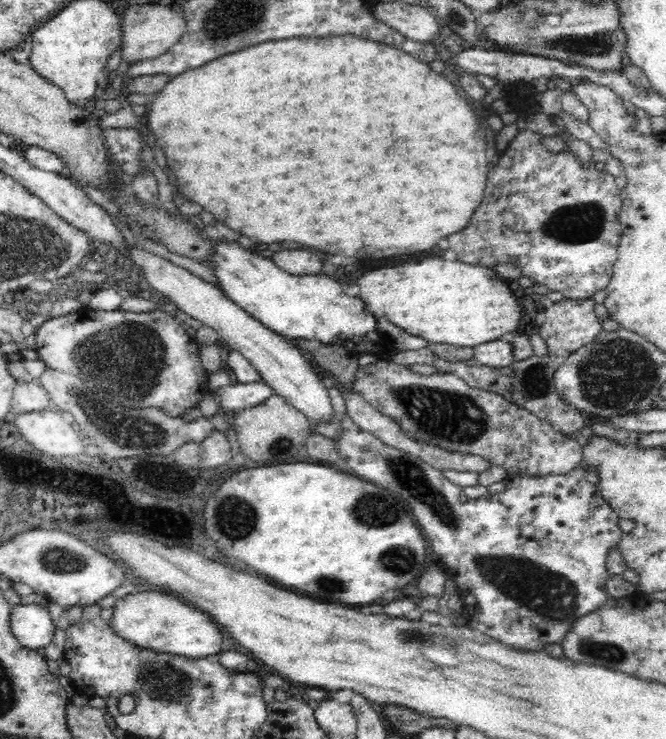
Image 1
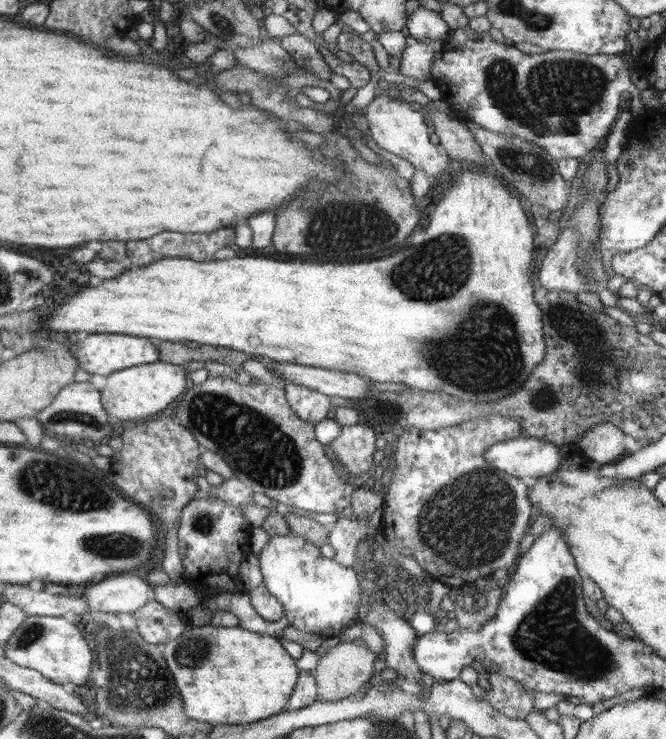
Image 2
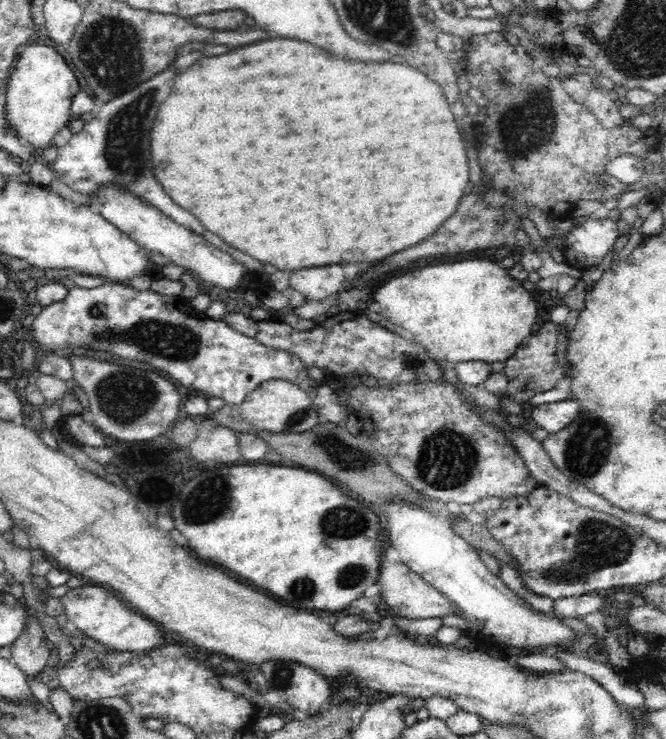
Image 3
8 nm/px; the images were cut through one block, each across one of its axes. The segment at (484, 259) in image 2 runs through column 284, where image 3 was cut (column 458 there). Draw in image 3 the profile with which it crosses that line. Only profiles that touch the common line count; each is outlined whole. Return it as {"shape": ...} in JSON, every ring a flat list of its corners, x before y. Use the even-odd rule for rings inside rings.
{"shape":[[462,260,462,262,450,262,450,264,438,264,438,266,424,266,422,270,414,270,410,274,404,274,404,276,398,276,398,278,392,278,388,280,384,286,380,286,376,292,374,292,373,301,380,305,381,315,386,317,390,322,397,324,404,328,405,333,414,339,417,343,422,344,424,348,428,348,435,353,436,360,448,360,451,363,458,363,461,361,482,360,488,363,502,362,514,354,515,350,518,350,518,346,522,344,524,336,530,335,530,328,534,325,536,320,536,300,534,296,528,292,522,282,515,280,510,276,509,270,502,268,496,262,488,262,488,260]]}

